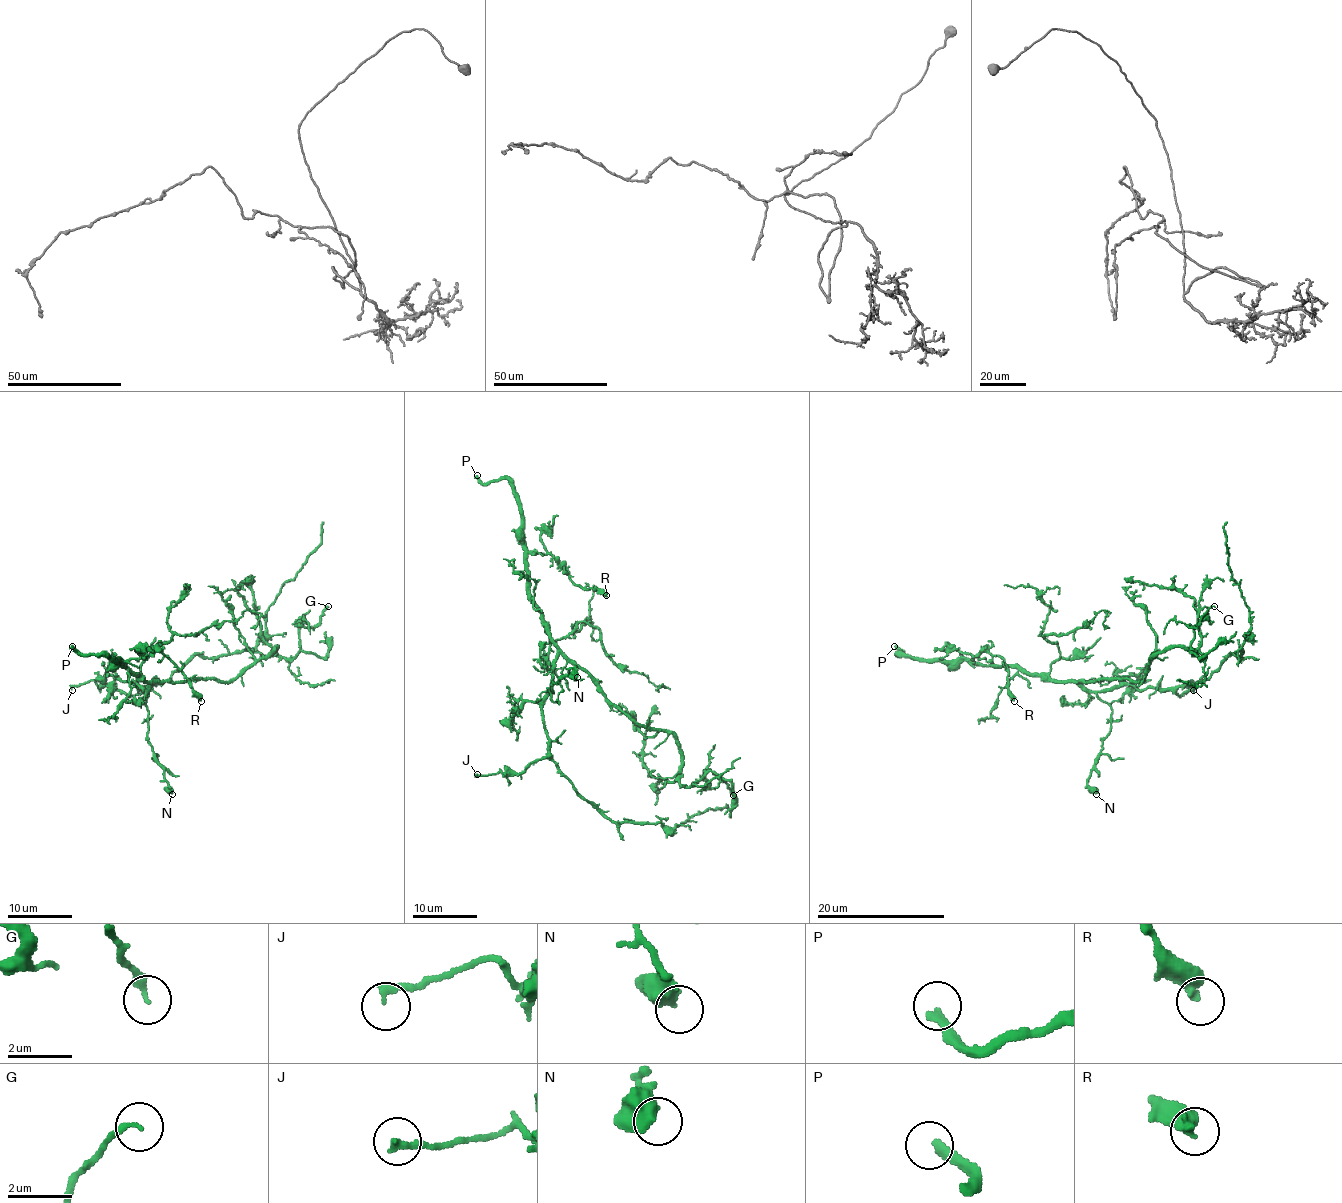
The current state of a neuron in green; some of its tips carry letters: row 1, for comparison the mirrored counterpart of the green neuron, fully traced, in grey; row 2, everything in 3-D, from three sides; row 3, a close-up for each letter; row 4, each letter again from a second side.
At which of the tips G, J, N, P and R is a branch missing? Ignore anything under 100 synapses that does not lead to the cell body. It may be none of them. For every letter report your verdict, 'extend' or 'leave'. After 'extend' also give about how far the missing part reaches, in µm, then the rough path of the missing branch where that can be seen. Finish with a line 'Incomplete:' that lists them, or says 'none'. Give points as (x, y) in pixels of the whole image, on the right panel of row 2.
G: leave
J: leave
N: leave
P: extend | 250 µm
R: leave
Incomplete: P

